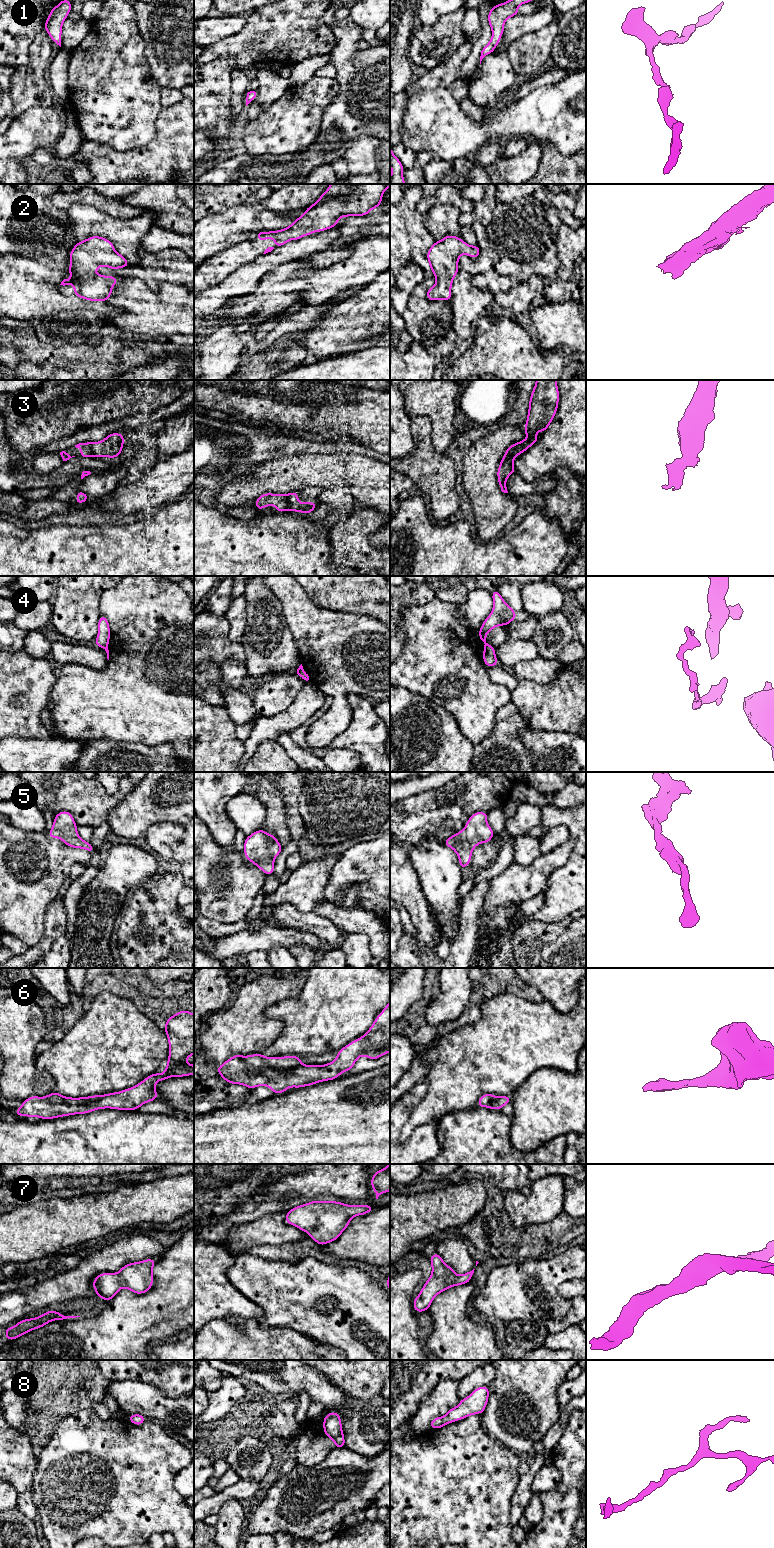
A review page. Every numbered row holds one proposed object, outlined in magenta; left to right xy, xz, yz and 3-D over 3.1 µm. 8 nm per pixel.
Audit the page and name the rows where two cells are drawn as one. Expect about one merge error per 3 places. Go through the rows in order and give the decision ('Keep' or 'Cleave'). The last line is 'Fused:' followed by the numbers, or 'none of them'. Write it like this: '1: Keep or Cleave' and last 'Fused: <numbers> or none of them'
1: Keep
2: Keep
3: Cleave
4: Cleave
5: Keep
6: Keep
7: Keep
8: Keep
Fused: 3, 4

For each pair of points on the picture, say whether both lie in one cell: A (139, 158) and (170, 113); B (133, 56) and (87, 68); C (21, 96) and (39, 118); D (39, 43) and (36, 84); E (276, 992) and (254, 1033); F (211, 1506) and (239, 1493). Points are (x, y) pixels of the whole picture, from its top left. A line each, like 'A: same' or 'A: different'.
A: same
B: same
C: different
D: same
E: same
F: same

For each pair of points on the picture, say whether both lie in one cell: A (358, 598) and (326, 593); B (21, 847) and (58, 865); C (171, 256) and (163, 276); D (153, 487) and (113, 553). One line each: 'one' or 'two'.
A: one
B: one
C: one
D: two

